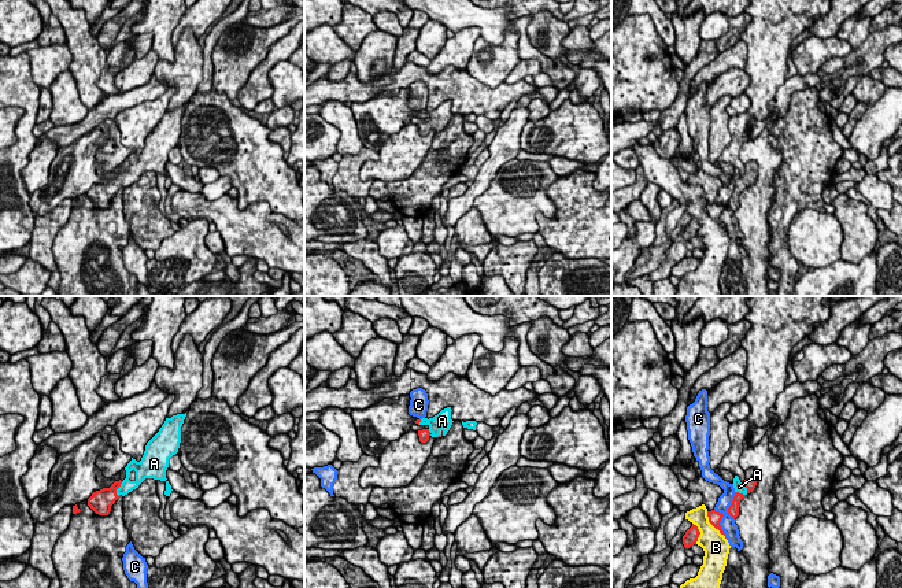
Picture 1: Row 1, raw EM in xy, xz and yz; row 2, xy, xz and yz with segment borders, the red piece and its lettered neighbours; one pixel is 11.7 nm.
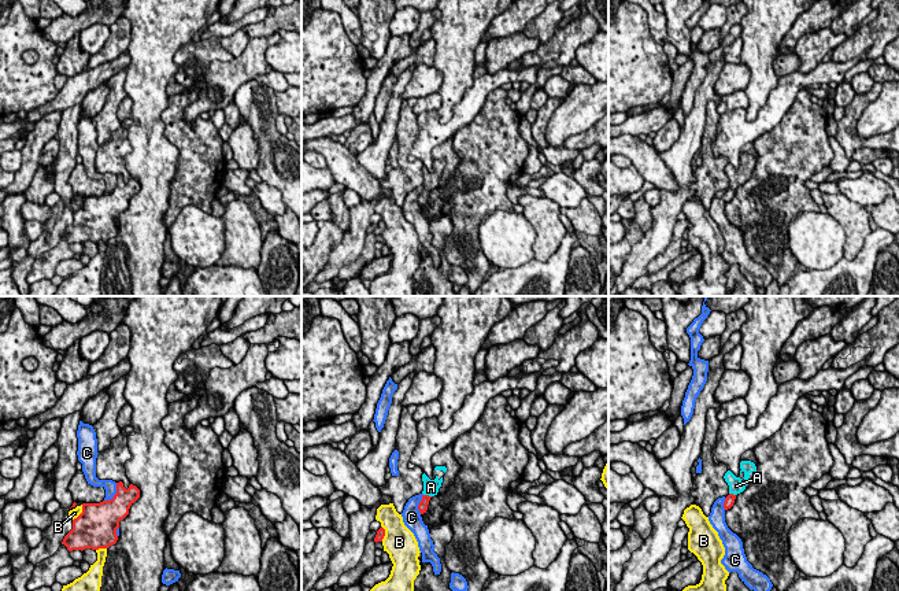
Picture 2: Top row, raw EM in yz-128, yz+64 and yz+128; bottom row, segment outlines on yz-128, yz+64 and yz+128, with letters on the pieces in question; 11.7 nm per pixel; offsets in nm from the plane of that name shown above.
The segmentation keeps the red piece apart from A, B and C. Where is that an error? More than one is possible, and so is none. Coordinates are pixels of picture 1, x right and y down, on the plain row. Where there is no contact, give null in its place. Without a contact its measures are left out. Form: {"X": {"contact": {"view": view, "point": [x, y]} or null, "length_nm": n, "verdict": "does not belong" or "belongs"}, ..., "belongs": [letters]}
{"A": {"contact": {"view": "yz", "point": [742, 187]}, "length_nm": 170, "verdict": "belongs"}, "B": {"contact": {"view": "yz", "point": [713, 218]}, "length_nm": 400, "verdict": "does not belong"}, "C": {"contact": {"view": "yz", "point": [720, 214]}, "length_nm": 380, "verdict": "does not belong"}, "belongs": ["A"]}

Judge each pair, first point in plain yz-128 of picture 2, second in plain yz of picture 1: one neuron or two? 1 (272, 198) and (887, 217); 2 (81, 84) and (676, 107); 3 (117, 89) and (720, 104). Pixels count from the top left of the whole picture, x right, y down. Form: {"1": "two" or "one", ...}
{"1": "two", "2": "two", "3": "one"}

